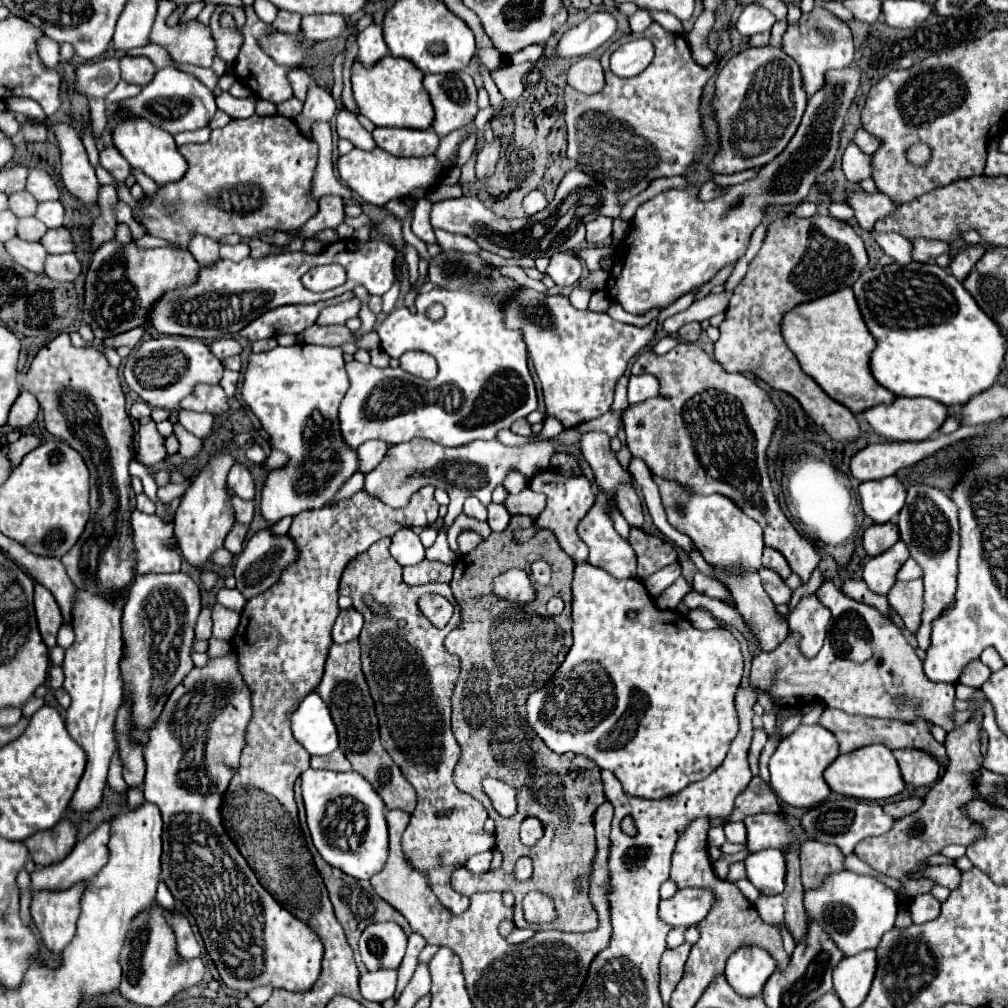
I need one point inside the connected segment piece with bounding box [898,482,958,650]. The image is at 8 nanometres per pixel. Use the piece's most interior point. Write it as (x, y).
(928, 523)

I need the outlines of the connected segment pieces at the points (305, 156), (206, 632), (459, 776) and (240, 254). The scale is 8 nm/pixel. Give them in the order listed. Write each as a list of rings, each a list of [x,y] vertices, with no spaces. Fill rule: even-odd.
[[[250,116],[244,120],[232,120],[224,128],[212,130],[210,140],[204,144],[184,144],[178,152],[186,158],[186,174],[166,186],[158,186],[154,196],[142,196],[138,202],[140,212],[136,222],[140,222],[148,236],[158,236],[172,242],[180,250],[188,250],[192,236],[202,234],[220,240],[228,234],[238,234],[252,238],[266,230],[296,230],[304,226],[316,212],[318,202],[310,196],[312,176],[318,162],[318,146],[310,142],[296,126],[294,120],[276,116]]]
[[[202,606],[198,622],[196,622],[196,638],[198,640],[208,640],[212,636],[212,608]]]
[[[512,516],[510,520],[510,526],[504,530],[504,532],[492,532],[482,544],[478,544],[476,550],[472,550],[466,558],[458,560],[458,564],[454,564],[454,578],[450,582],[450,588],[452,588],[452,594],[456,598],[456,602],[460,604],[462,608],[462,616],[464,616],[464,622],[458,630],[450,632],[444,640],[444,648],[448,648],[448,652],[452,654],[458,654],[462,658],[462,674],[460,674],[460,680],[456,684],[456,690],[454,690],[454,698],[452,698],[452,732],[462,748],[460,752],[460,760],[454,768],[454,784],[474,796],[476,800],[480,800],[484,804],[484,808],[488,810],[490,818],[496,822],[496,830],[494,830],[494,838],[496,838],[496,844],[494,848],[500,850],[502,854],[502,866],[498,870],[486,870],[486,872],[468,872],[468,896],[476,894],[476,892],[488,892],[488,890],[496,890],[496,892],[512,892],[516,896],[516,916],[514,916],[514,924],[518,928],[538,928],[530,922],[524,920],[524,914],[522,914],[522,898],[532,892],[532,890],[540,890],[544,894],[548,894],[556,908],[558,908],[558,918],[550,924],[552,930],[562,930],[562,932],[590,932],[590,930],[596,930],[598,928],[598,914],[588,898],[588,894],[578,894],[574,888],[572,888],[572,882],[576,876],[580,874],[588,874],[590,872],[590,866],[594,862],[594,852],[596,852],[596,836],[594,836],[594,824],[592,824],[592,816],[596,812],[596,808],[606,800],[604,798],[604,790],[602,790],[602,778],[600,778],[600,768],[588,760],[584,756],[576,756],[576,754],[554,754],[552,752],[552,758],[550,754],[546,752],[544,744],[540,740],[536,740],[534,732],[532,732],[532,750],[530,754],[528,752],[522,752],[520,748],[514,750],[514,742],[512,734],[518,734],[518,732],[504,732],[500,734],[500,730],[496,728],[496,724],[502,724],[502,722],[510,722],[510,704],[516,704],[516,712],[526,712],[526,700],[528,696],[538,690],[538,688],[544,688],[546,682],[554,676],[554,672],[560,668],[560,664],[564,662],[566,654],[572,646],[572,618],[570,618],[570,598],[572,598],[572,590],[570,590],[570,584],[572,584],[572,572],[574,572],[574,560],[570,556],[566,556],[562,552],[562,548],[558,546],[558,540],[554,538],[554,534],[550,534],[550,530],[540,530],[536,532],[530,540],[526,542],[514,542],[514,530],[518,530],[520,526],[526,528],[534,522],[534,518],[530,516]],[[536,560],[546,560],[550,562],[552,566],[552,580],[548,586],[538,586],[538,600],[526,604],[526,606],[514,606],[512,602],[502,602],[500,598],[494,598],[490,596],[488,600],[490,602],[480,602],[478,600],[478,588],[492,588],[492,578],[502,574],[504,570],[510,570],[514,566],[520,566],[524,570],[530,568],[532,562]],[[552,596],[560,596],[564,598],[566,602],[566,608],[560,616],[552,616],[548,614],[546,610],[546,602],[552,598]],[[490,774],[498,780],[506,780],[510,782],[510,786],[514,786],[518,790],[518,814],[514,818],[498,818],[498,812],[490,806],[490,798],[486,798],[486,794],[482,794],[482,778]],[[528,816],[536,816],[542,826],[544,826],[544,836],[532,846],[524,846],[518,838],[518,828],[522,824],[524,818]],[[522,856],[528,856],[534,864],[534,872],[528,880],[524,882],[516,882],[514,880],[514,864],[518,858]]]
[[[222,244],[220,246],[220,258],[228,258],[228,260],[234,260],[234,262],[240,262],[242,258],[250,256],[250,246],[248,244]]]

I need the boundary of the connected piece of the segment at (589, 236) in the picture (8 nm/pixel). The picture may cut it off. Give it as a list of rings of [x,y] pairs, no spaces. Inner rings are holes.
[[[606,216],[592,218],[586,224],[586,242],[592,246],[602,246],[612,234],[612,220]]]

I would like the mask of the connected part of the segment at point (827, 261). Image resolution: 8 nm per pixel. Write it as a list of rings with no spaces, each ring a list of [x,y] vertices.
[[[790,214],[790,216],[774,220],[758,256],[750,262],[746,276],[732,292],[728,310],[720,324],[720,338],[714,344],[714,360],[726,372],[752,372],[758,378],[762,378],[770,388],[794,396],[800,402],[800,406],[804,408],[804,412],[818,426],[822,426],[830,434],[832,440],[836,440],[836,442],[856,440],[862,434],[856,414],[852,410],[848,410],[846,406],[838,404],[836,400],[832,400],[808,374],[802,372],[798,358],[784,342],[782,320],[784,320],[786,310],[790,312],[792,308],[796,308],[804,302],[812,302],[816,298],[822,298],[822,296],[828,296],[828,294],[840,290],[840,288],[852,286],[860,278],[860,274],[866,270],[866,266],[868,266],[868,254],[866,254],[864,242],[850,224],[830,218],[830,216],[820,216],[820,214],[814,214],[812,218],[798,218],[798,216]]]

